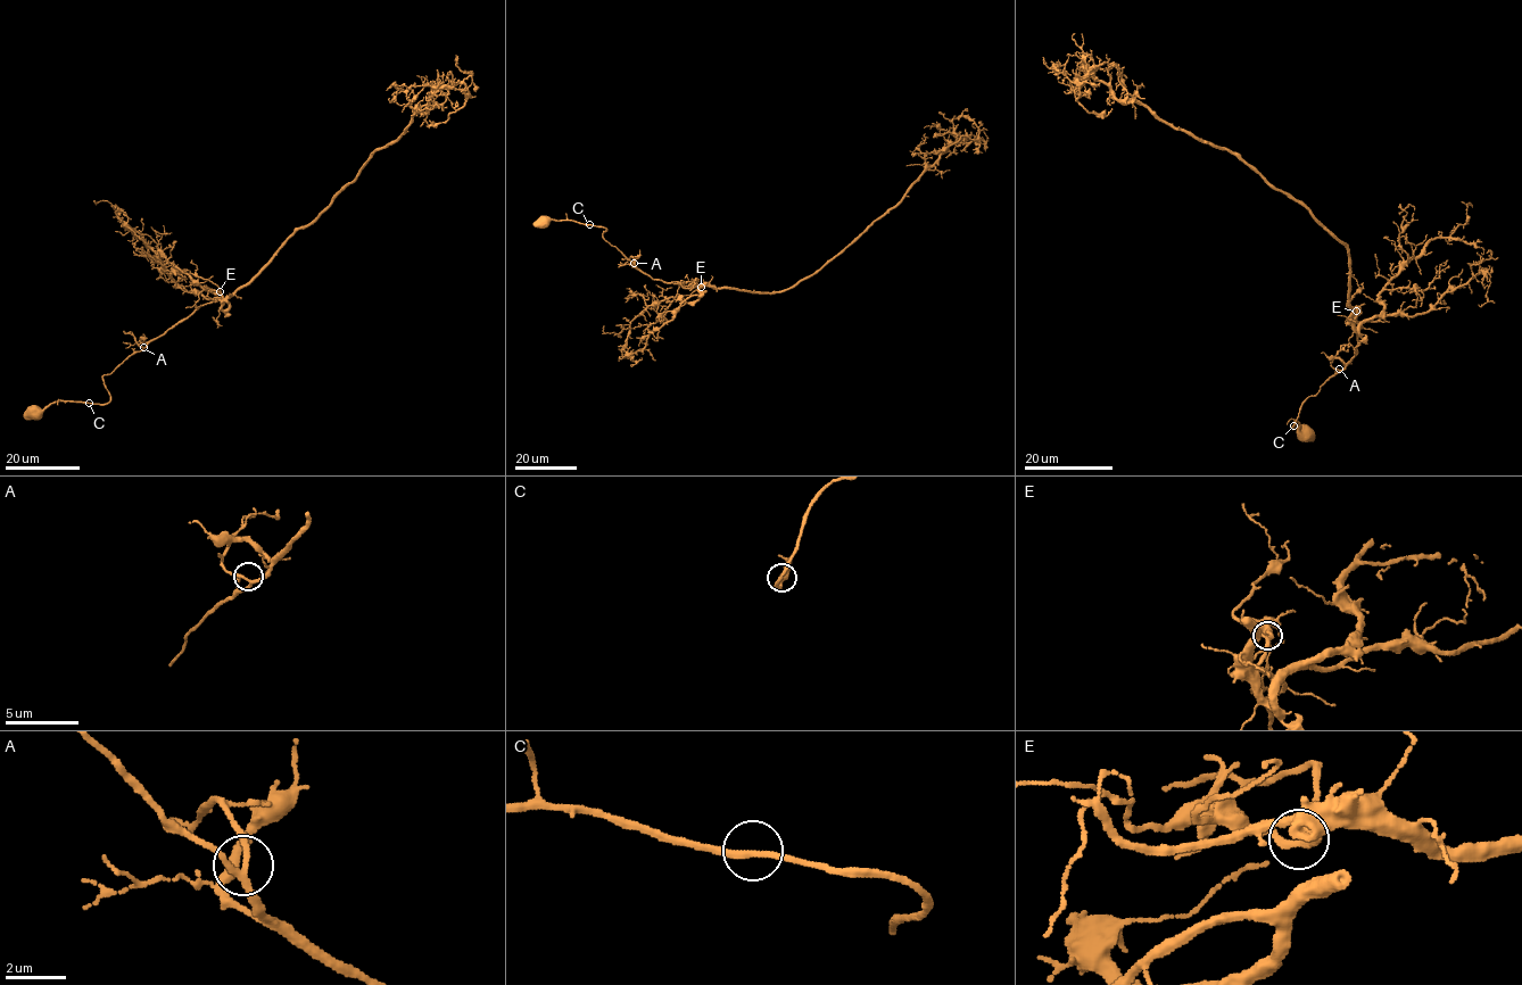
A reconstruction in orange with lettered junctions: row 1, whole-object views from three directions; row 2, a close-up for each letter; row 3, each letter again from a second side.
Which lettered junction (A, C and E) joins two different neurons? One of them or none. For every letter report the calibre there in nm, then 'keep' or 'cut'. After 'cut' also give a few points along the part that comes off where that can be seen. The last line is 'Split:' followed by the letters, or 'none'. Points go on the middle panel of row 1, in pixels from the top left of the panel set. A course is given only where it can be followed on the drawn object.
A: calibre 200 nm; keep
C: calibre 240 nm; keep
E: calibre 220 nm; keep
Split: none

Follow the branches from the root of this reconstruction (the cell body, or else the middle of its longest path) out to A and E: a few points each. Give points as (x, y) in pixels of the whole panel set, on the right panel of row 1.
A: (1305, 432), (1299, 430), (1297, 421), (1291, 429), (1301, 405), (1315, 396), (1339, 369)
E: (1305, 432), (1297, 421), (1291, 429), (1303, 403), (1356, 352), (1362, 328), (1353, 322), (1356, 311)

